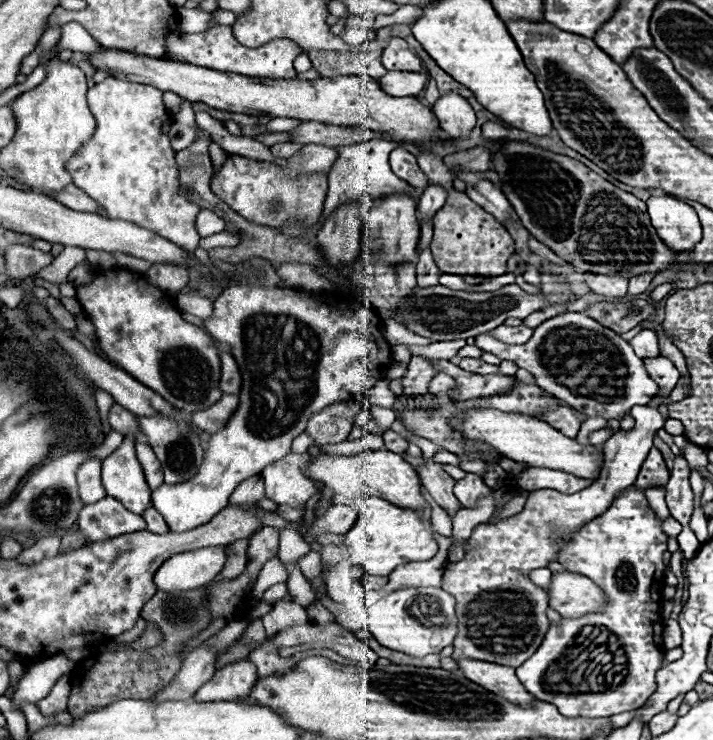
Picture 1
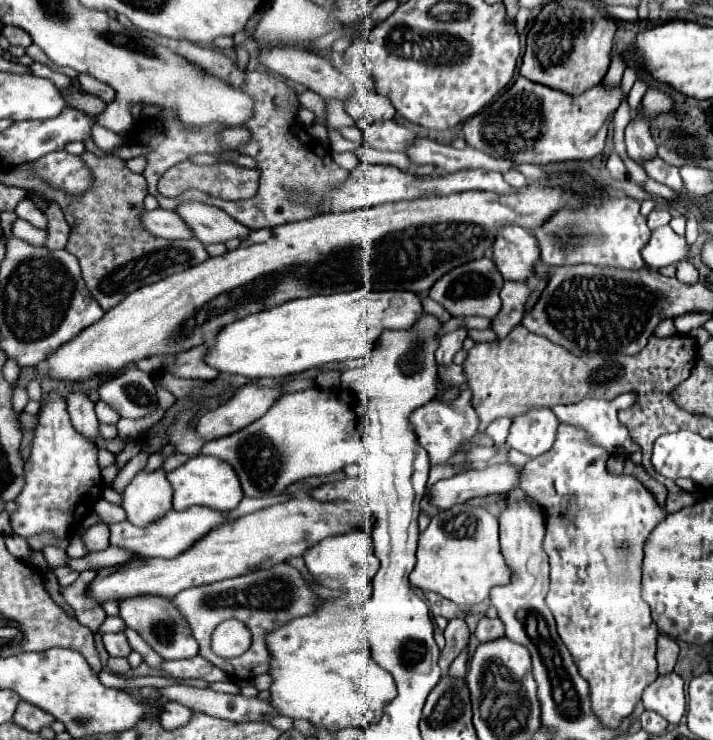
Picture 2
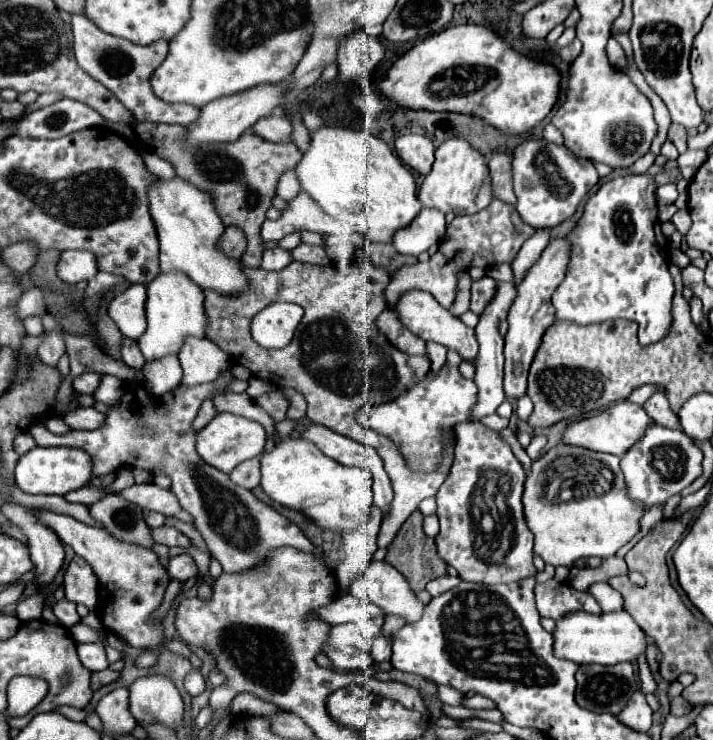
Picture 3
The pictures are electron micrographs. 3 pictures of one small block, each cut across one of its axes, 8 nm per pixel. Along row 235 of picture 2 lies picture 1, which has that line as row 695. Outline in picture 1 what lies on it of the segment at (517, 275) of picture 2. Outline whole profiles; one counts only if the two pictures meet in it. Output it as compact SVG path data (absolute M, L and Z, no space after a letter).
M454 658L454 662L466 678L472 678L472 682L480 682L480 686L500 694L502 698L508 698L508 702L528 706L528 702L534 700L534 696L524 690L524 686L514 674L514 668L510 666L480 662L472 658Z

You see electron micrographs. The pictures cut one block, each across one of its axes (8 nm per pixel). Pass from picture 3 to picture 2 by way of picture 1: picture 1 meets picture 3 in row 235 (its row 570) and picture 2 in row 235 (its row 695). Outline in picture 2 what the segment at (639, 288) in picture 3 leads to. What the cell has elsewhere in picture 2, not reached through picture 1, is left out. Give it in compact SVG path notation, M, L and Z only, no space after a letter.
M594 190L588 196L590 202L580 210L558 210L540 230L530 230L538 240L542 262L548 266L594 264L628 270L648 268L644 258L640 258L640 250L648 244L652 230L648 228L646 216L640 214L640 202L630 196L612 196L604 190Z

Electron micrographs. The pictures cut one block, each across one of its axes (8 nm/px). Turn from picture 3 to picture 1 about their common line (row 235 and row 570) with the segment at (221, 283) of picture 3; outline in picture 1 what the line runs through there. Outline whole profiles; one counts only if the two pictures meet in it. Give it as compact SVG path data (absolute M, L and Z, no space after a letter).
M222 546L176 554L158 568L154 576L154 586L156 590L164 592L196 590L210 584L210 580L214 580L224 568L224 562L226 554Z

